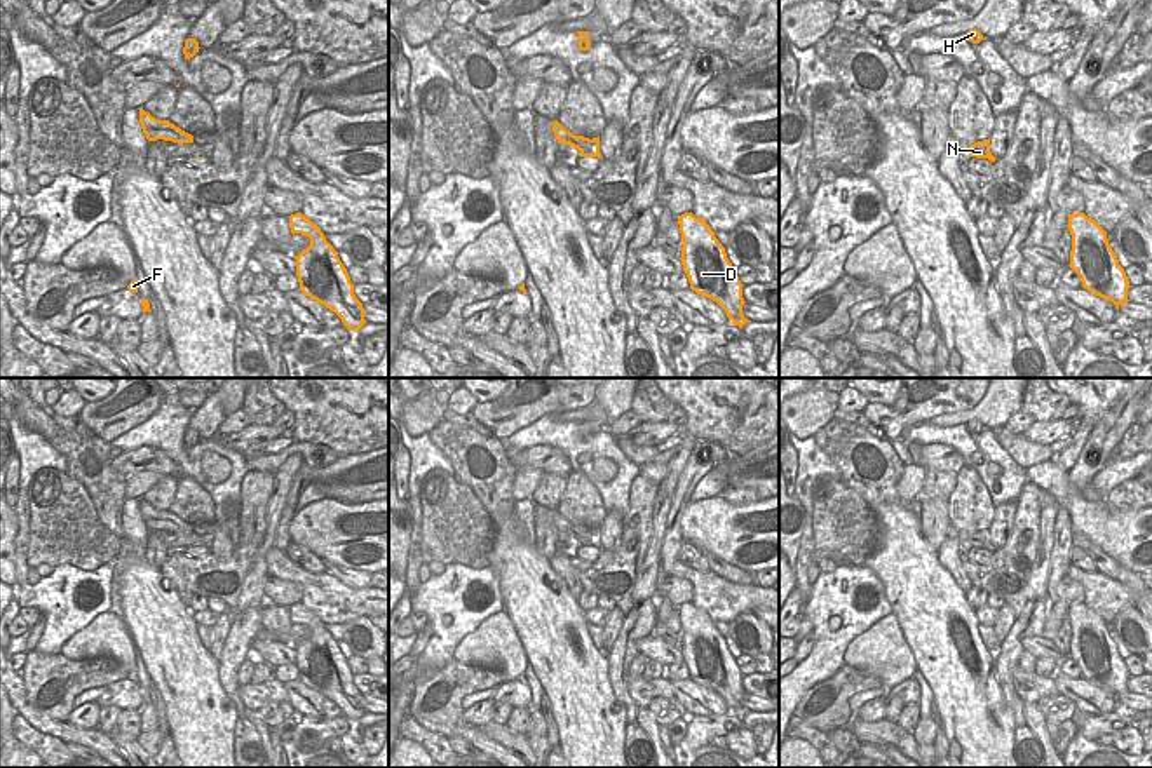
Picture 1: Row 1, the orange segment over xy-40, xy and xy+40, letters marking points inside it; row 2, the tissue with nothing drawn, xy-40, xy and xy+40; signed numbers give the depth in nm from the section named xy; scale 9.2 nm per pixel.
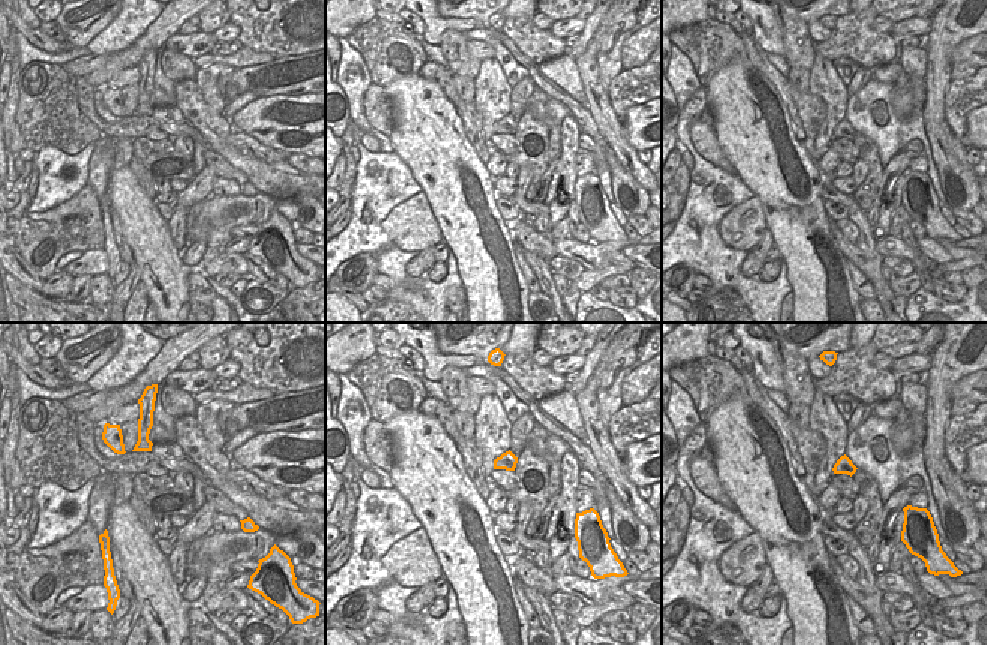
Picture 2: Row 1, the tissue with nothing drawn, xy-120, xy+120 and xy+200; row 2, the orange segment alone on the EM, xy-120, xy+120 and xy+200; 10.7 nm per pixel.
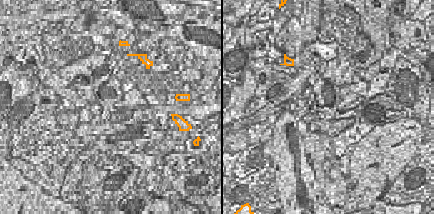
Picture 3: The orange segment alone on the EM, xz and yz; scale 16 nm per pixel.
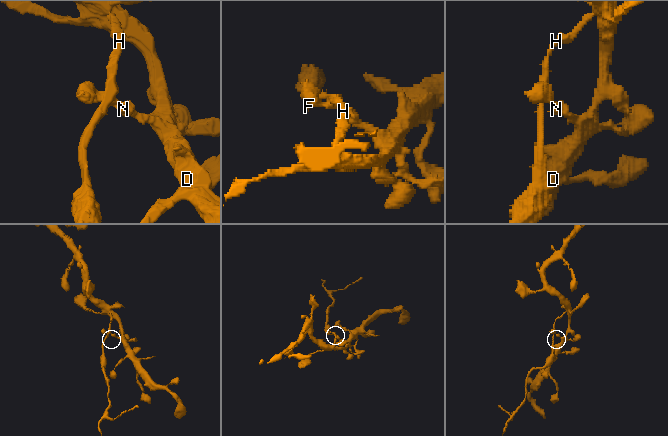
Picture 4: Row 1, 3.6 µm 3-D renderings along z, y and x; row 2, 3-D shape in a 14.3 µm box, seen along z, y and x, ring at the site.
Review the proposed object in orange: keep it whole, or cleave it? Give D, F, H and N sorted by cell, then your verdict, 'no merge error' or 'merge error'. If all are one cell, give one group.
D N / F H; merge error

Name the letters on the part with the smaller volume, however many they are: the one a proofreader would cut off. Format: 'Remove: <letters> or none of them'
Remove: F, H.

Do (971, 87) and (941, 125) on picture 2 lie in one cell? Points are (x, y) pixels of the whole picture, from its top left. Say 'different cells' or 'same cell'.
different cells

